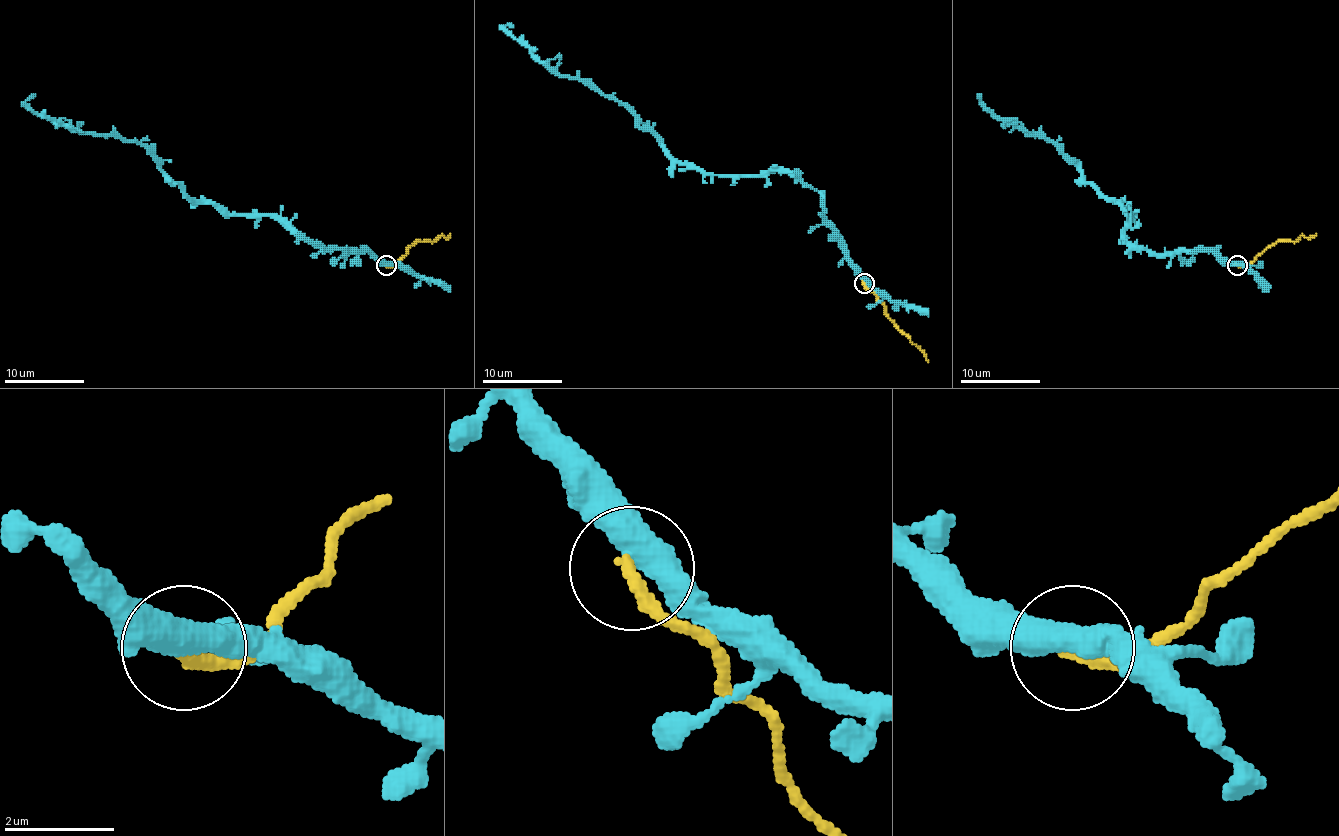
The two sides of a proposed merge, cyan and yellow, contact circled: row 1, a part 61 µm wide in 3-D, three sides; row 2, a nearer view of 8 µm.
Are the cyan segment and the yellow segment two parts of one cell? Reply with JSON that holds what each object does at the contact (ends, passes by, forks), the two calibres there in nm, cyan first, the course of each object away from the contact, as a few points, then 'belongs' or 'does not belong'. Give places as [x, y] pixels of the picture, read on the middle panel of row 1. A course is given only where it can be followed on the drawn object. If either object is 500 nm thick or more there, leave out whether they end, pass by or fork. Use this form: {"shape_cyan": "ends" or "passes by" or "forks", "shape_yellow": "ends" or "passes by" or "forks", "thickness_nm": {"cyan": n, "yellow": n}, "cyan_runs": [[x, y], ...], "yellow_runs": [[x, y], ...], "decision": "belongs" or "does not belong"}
{"shape_cyan": "passes by", "shape_yellow": "ends", "thickness_nm": {"cyan": 480, "yellow": 280}, "cyan_runs": [[864, 282], [808, 187], [786, 173], [703, 175], [679, 163], [619, 101], [559, 77], [503, 27], [513, 25]], "yellow_runs": [[864, 282], [894, 324], [928, 362]], "decision": "does not belong"}

